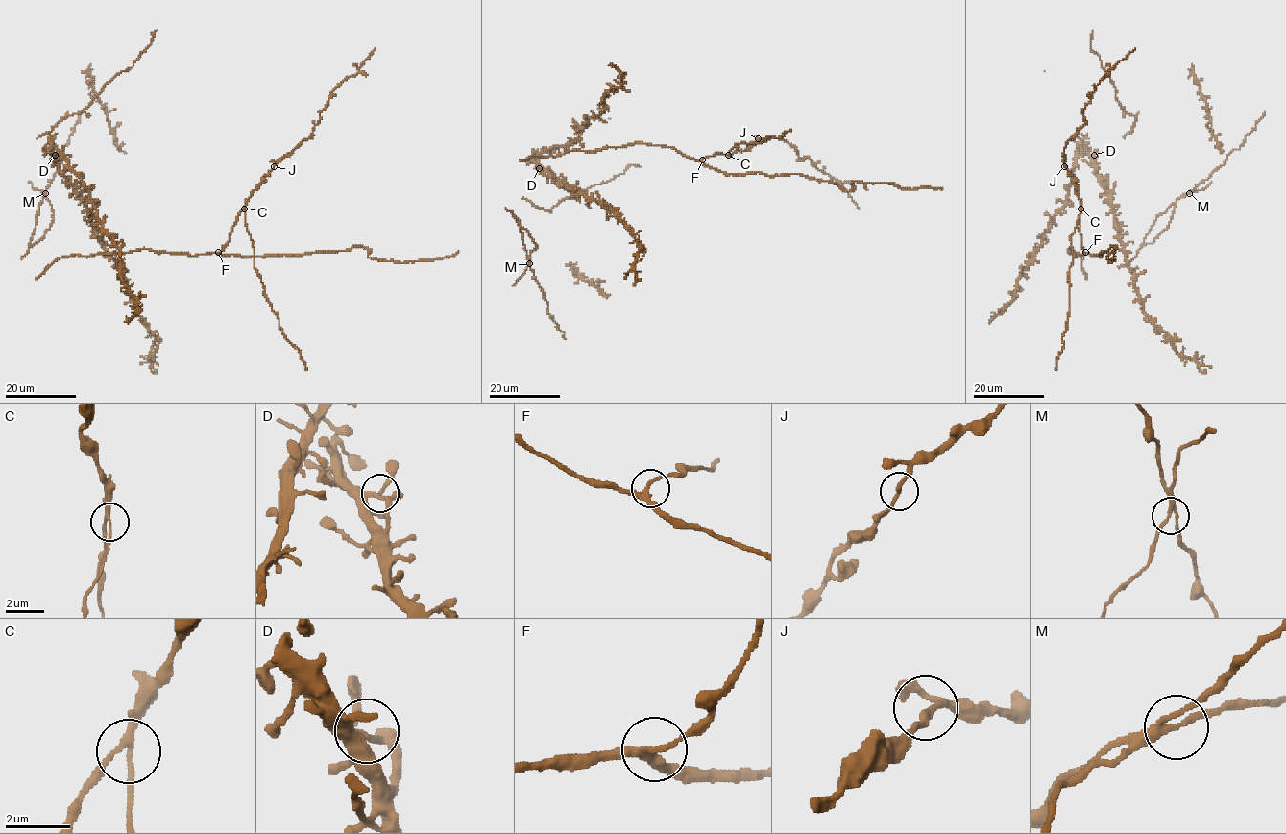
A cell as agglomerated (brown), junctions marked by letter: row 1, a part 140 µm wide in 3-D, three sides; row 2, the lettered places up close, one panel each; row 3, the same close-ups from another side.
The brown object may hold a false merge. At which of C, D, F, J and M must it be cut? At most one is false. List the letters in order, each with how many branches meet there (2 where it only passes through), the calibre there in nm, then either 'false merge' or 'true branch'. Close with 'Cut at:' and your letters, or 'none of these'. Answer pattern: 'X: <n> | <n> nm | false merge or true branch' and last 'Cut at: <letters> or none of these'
C: 3 | 170 nm | false merge
D: 3 | 190 nm | true branch
F: 3 | 240 nm | true branch
J: 2 | 200 nm | true branch
M: 3 | 200 nm | true branch
Cut at: C

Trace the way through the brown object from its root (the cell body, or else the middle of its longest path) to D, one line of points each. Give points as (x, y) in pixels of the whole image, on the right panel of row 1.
D: (1045, 243), (1042, 234), (1068, 198), (1076, 152), (1081, 148), (1084, 153), (1094, 155)

